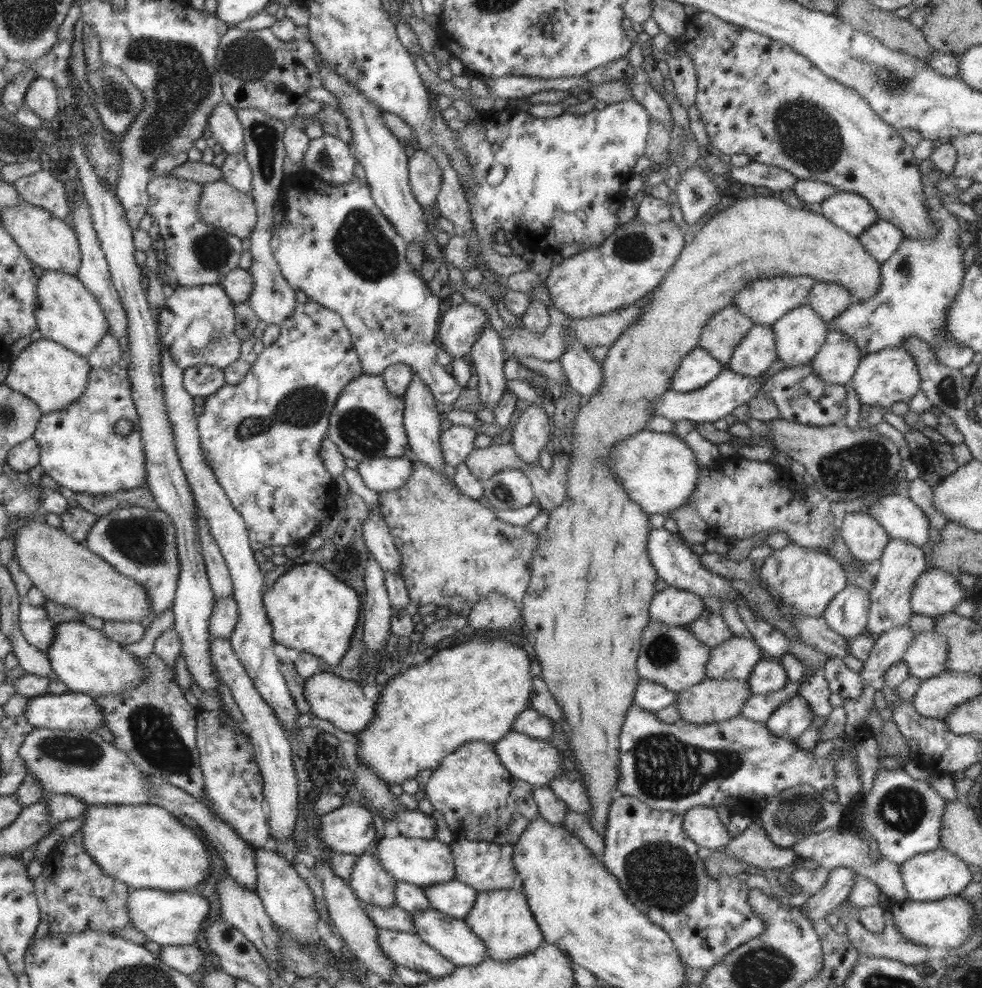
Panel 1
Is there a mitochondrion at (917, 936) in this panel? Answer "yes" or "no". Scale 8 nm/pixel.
no

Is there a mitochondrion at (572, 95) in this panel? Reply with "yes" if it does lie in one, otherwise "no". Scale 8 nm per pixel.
no

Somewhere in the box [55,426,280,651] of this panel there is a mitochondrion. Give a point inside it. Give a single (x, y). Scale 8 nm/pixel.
(144, 541)

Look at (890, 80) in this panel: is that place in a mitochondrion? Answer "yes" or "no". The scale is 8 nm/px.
yes

